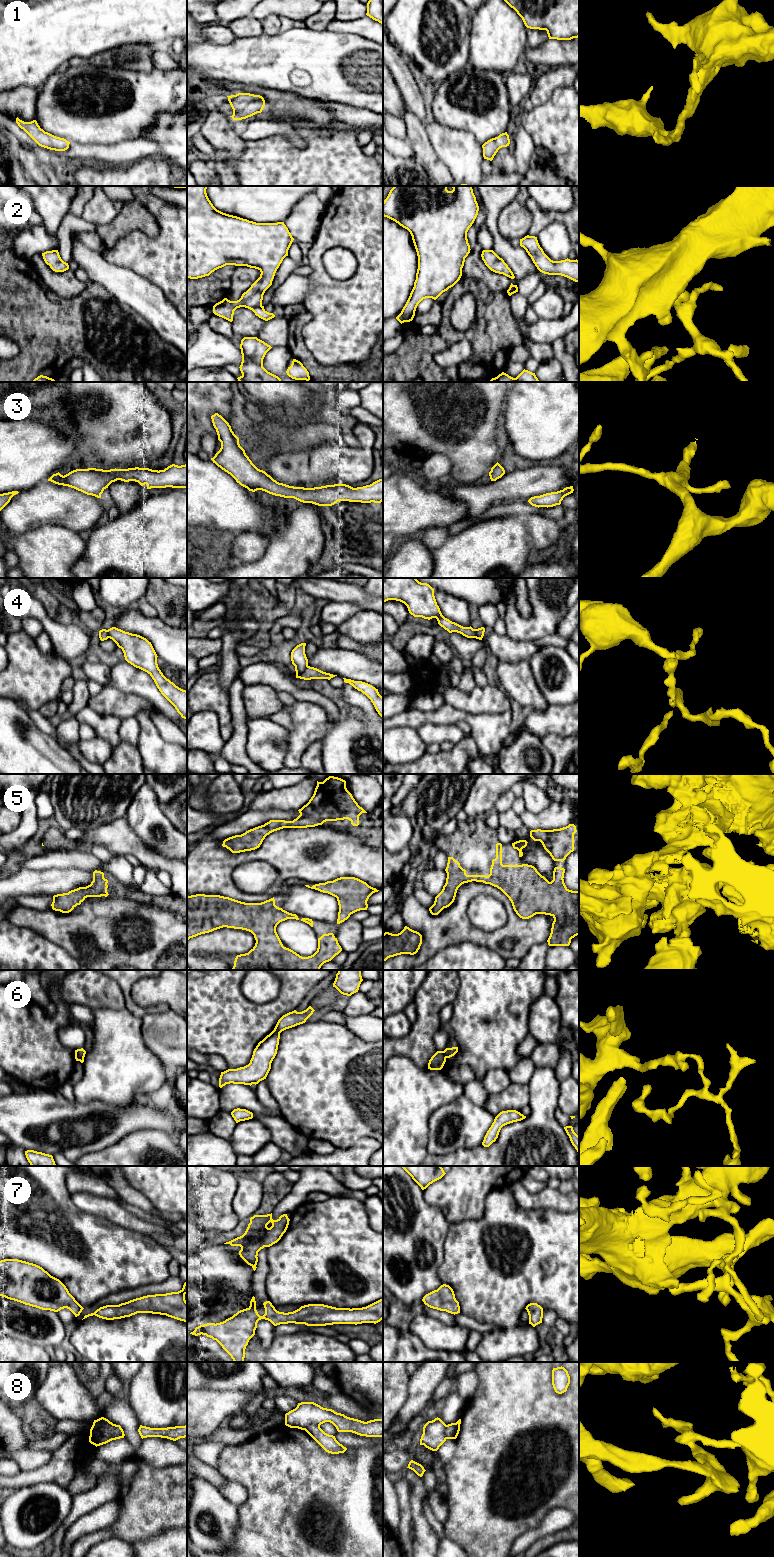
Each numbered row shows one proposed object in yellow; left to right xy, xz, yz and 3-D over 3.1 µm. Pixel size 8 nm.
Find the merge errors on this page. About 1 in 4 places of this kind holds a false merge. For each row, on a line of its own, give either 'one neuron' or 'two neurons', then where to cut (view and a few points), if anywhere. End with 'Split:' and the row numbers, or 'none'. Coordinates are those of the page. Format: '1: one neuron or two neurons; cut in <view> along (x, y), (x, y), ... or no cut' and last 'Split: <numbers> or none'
1: one neuron; no cut
2: one neuron; no cut
3: one neuron; no cut
4: two neurons; cut in xz along (308, 666), (298, 677)
5: one neuron; no cut
6: two neurons; cut in yz along (442, 1051), (446, 1057)
7: one neuron; no cut
8: two neurons; cut in xy along (115, 1425), (113, 1433), (119, 1438)
Split: 4, 6, 8

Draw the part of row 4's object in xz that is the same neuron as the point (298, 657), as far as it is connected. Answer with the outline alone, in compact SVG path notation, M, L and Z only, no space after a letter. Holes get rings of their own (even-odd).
M306 643L297 645L291 652L291 661L295 666L296 678L299 678L308 667L308 659L305 654Z

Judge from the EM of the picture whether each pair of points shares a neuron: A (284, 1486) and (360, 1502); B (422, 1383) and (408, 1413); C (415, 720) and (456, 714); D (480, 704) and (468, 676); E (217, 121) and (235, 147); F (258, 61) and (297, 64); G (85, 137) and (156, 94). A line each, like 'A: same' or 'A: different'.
A: same
B: same
C: same
D: different
E: same
F: same
G: same

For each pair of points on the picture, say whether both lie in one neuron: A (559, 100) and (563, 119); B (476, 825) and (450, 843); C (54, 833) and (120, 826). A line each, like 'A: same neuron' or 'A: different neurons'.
A: same neuron
B: same neuron
C: different neurons

